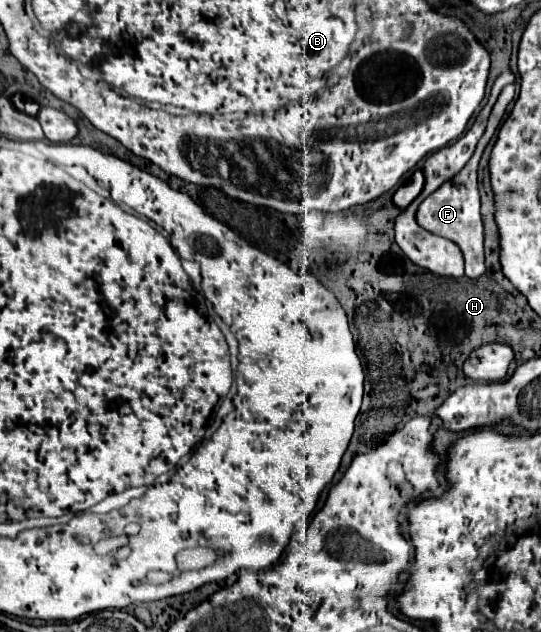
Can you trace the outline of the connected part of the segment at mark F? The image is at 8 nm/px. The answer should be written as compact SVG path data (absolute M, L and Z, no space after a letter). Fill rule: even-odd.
M507 85L495 107L493 107L493 113L489 117L489 125L481 137L481 141L477 143L477 149L473 153L473 157L469 159L469 163L461 169L461 173L457 173L453 179L445 181L435 193L431 193L417 209L417 223L435 233L435 235L441 235L441 237L447 237L451 239L453 243L459 245L459 249L463 251L463 257L465 257L465 275L467 277L479 277L485 273L485 259L483 259L483 223L481 223L481 215L479 215L479 191L477 191L477 165L479 165L479 159L483 155L483 149L487 147L487 143L491 141L491 137L495 135L495 129L499 127L503 115L505 115L505 109L507 105L513 101L515 97L515 85Z

